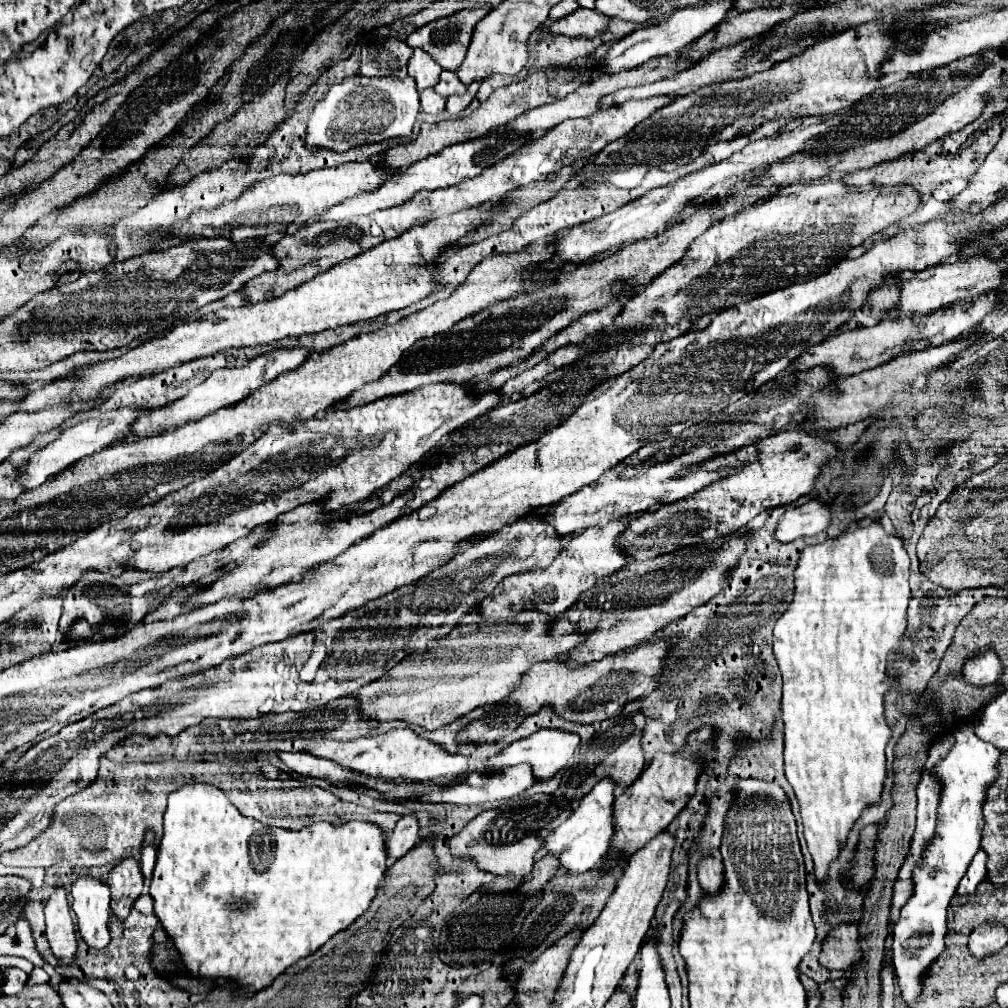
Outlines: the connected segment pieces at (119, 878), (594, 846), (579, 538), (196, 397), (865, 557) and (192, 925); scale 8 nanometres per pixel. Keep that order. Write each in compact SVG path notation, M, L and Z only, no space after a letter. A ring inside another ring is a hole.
M127 858L119 862L107 876L107 884L111 886L111 912L115 916L127 916L133 902L143 892L143 872L141 864L135 858Z
M603 778L599 780L589 794L585 794L579 802L579 806L573 810L573 814L555 828L553 834L549 834L549 840L545 840L545 848L549 852L555 852L561 860L561 866L569 872L587 872L591 868L599 868L609 854L611 840L615 834L615 780ZM575 862L575 864L573 864Z
M621 516L609 520L609 524L603 528L587 528L581 534L577 534L547 568L511 574L503 578L501 584L479 604L481 614L489 622L513 622L519 610L541 610L549 616L557 616L559 612L567 610L573 602L577 602L577 598L585 590L593 588L597 580L619 572L631 562L629 554L621 550L619 538L625 534L625 528L633 518L637 516Z
M277 348L277 350L269 352L269 354L257 356L255 360L251 360L243 368L219 368L203 384L195 386L187 396L183 396L183 398L179 398L175 402L169 402L169 404L165 404L161 408L147 410L143 416L139 416L131 424L129 436L147 438L147 436L155 436L155 434L179 428L179 426L183 426L187 422L201 420L203 416L207 416L207 414L211 414L211 412L215 412L219 408L235 404L237 400L241 400L241 396L247 396L249 392L257 390L265 380L273 380L273 376L297 368L297 364L305 362L307 358L309 358L309 350L305 350L305 348Z
M873 522L867 528L857 526L839 538L803 550L795 570L795 598L775 624L773 650L783 674L781 720L785 724L785 776L801 806L803 834L815 862L819 884L825 884L829 866L839 858L861 812L881 802L883 782L887 778L885 746L891 740L883 702L891 688L899 688L899 670L891 662L891 656L901 652L909 600L909 556L903 542Z
M184 783L181 788L172 792L167 800L167 812L165 812L165 830L163 838L157 850L157 864L153 870L149 892L155 900L155 914L165 928L165 932L173 938L177 950L181 952L181 960L187 966L187 970L193 976L203 978L231 978L241 988L255 992L265 986L269 986L283 970L293 966L297 960L307 958L315 950L319 950L333 934L339 930L345 930L349 924L353 924L371 904L375 898L379 886L387 878L387 846L385 846L385 832L379 824L365 822L365 820L351 820L343 826L333 826L325 820L315 822L311 826L305 826L303 830L287 830L287 828L269 828L261 824L259 820L253 820L249 816L243 816L231 802L229 796L211 784Z

